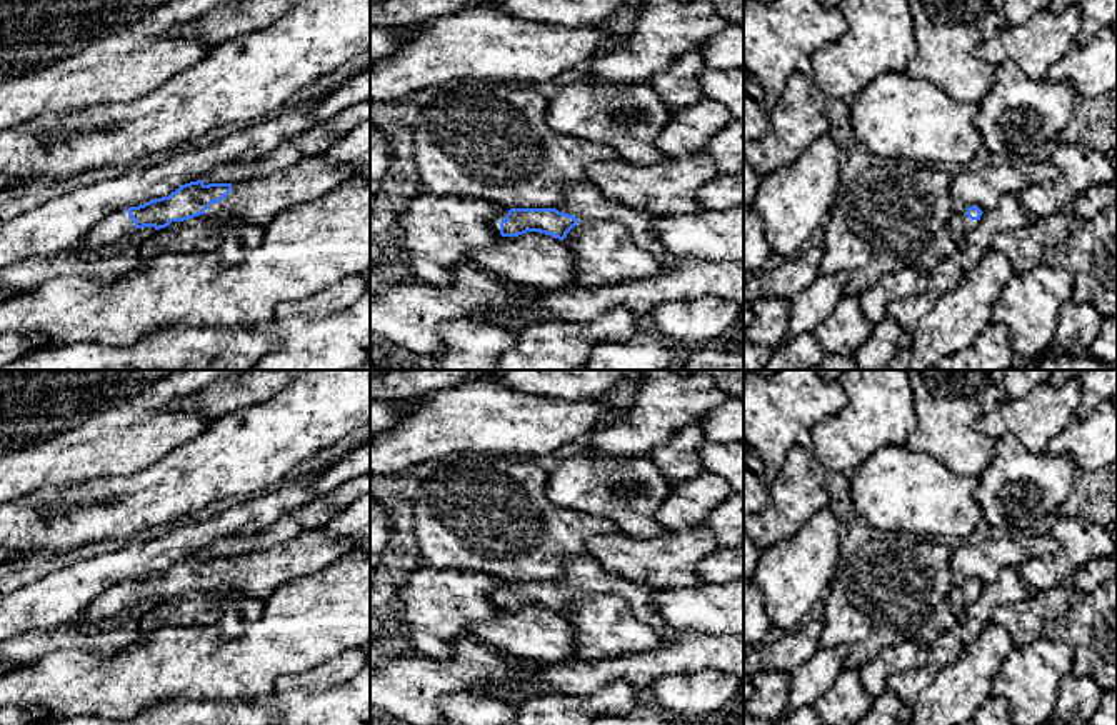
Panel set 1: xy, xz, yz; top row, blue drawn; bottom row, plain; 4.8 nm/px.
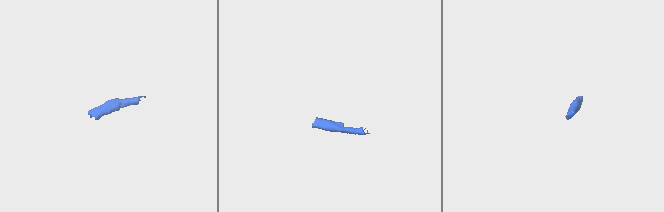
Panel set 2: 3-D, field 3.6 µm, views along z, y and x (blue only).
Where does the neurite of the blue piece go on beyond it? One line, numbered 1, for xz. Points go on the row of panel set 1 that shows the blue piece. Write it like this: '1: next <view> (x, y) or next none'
1: next xz (582, 200)

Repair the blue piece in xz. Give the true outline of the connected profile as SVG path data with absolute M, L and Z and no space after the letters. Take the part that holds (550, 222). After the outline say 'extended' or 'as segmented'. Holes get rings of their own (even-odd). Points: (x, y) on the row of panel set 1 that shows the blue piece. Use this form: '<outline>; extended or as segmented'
M590 183L565 187L565 202L555 208L507 208L488 220L493 232L502 237L518 237L527 232L540 232L564 240L579 222L614 222L625 225L634 242L664 267L674 267L682 260L670 253L654 235L654 222L659 215L634 210L624 203L604 197Z; extended

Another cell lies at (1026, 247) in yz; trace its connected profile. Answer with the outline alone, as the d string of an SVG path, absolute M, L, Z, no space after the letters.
M1069 210L1030 217L1024 227L997 233L990 248L1002 252L1010 260L1014 272L1025 272L1042 263L1045 252L1059 245L1074 225L1075 220Z

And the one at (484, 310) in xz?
M488 303L468 308L467 318L495 320L498 323L507 323L507 325L518 325L523 322L515 312L500 310L497 307L490 307Z

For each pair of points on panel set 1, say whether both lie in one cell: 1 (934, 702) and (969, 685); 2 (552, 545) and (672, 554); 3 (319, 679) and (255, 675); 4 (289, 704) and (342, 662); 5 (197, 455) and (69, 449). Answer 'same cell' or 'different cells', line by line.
1: same cell
2: different cells
3: different cells
4: different cells
5: different cells

